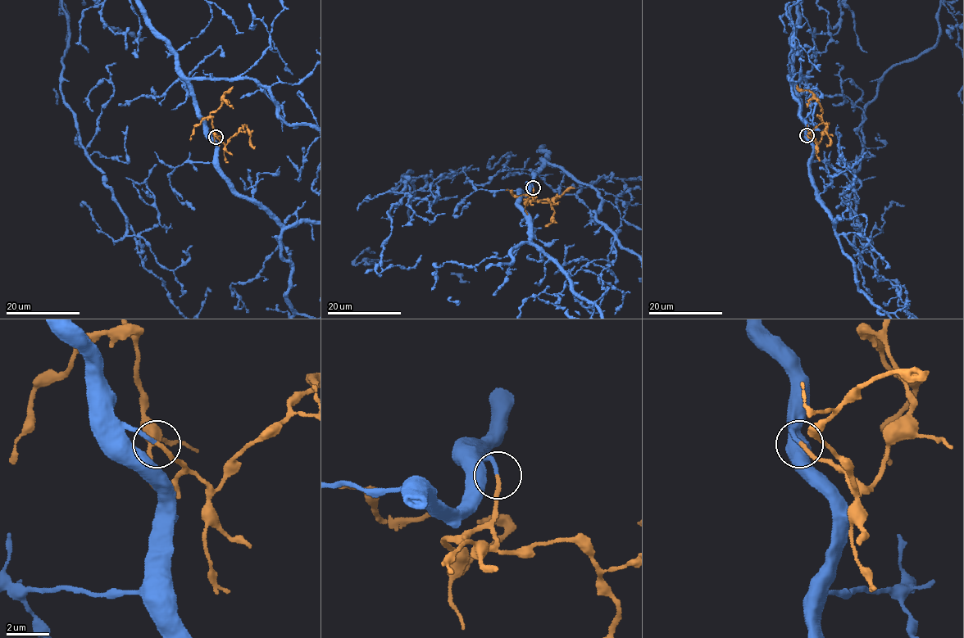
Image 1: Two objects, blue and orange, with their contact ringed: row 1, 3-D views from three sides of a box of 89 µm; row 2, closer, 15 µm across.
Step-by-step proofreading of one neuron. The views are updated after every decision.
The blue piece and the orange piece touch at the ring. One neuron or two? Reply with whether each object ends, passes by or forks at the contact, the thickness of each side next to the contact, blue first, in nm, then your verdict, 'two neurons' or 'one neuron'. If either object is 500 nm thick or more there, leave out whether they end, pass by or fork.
blue ends there; orange ends there; 160 nm thick on the blue side, 170 nm on the other; one neuron

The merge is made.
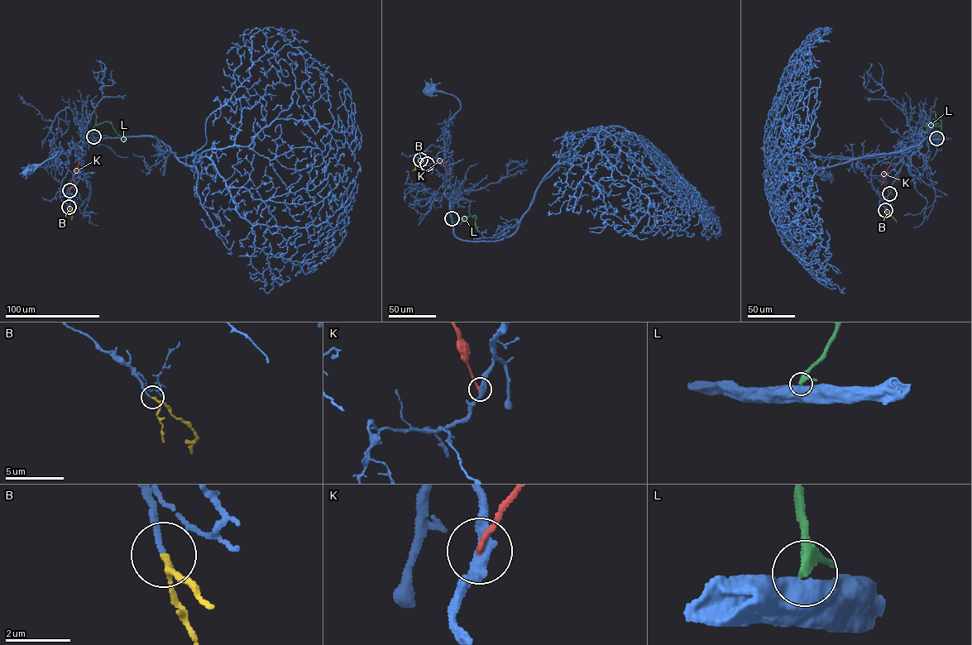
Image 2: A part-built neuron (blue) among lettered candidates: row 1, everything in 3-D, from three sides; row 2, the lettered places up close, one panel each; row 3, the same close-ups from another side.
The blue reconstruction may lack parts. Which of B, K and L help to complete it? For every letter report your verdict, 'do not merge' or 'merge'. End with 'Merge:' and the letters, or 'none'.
B: merge
K: do not merge
L: do not merge
Merge: B

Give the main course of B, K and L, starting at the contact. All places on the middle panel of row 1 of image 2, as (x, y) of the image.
B: (420, 160), (420, 164), (411, 170)
K: (427, 164), (442, 161), (447, 170)
L: (452, 218), (457, 222), (465, 217), (475, 215), (476, 226)

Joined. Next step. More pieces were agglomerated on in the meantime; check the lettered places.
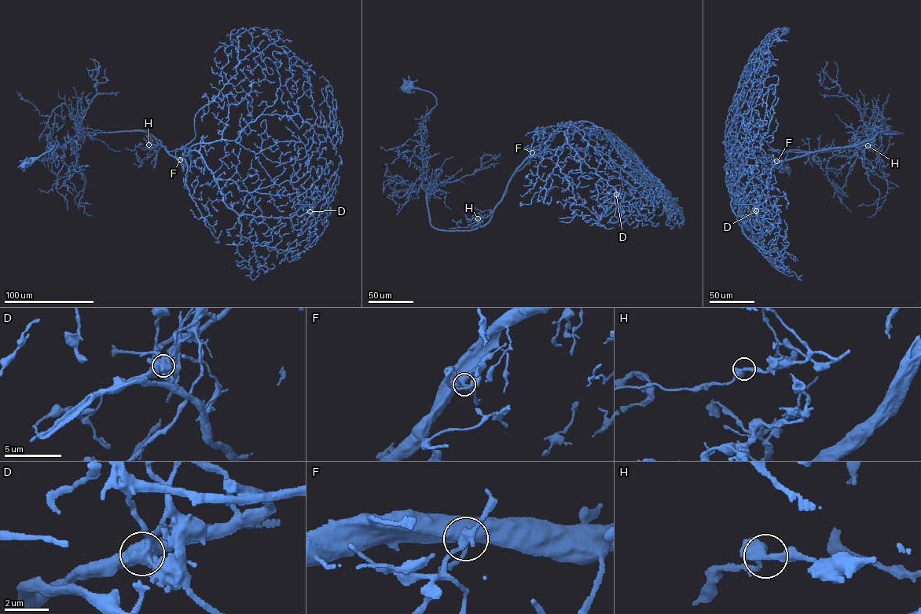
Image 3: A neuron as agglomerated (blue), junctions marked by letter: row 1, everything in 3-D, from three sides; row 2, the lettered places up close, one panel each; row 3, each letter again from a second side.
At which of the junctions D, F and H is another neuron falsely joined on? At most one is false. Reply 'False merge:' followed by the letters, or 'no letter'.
False merge: D

